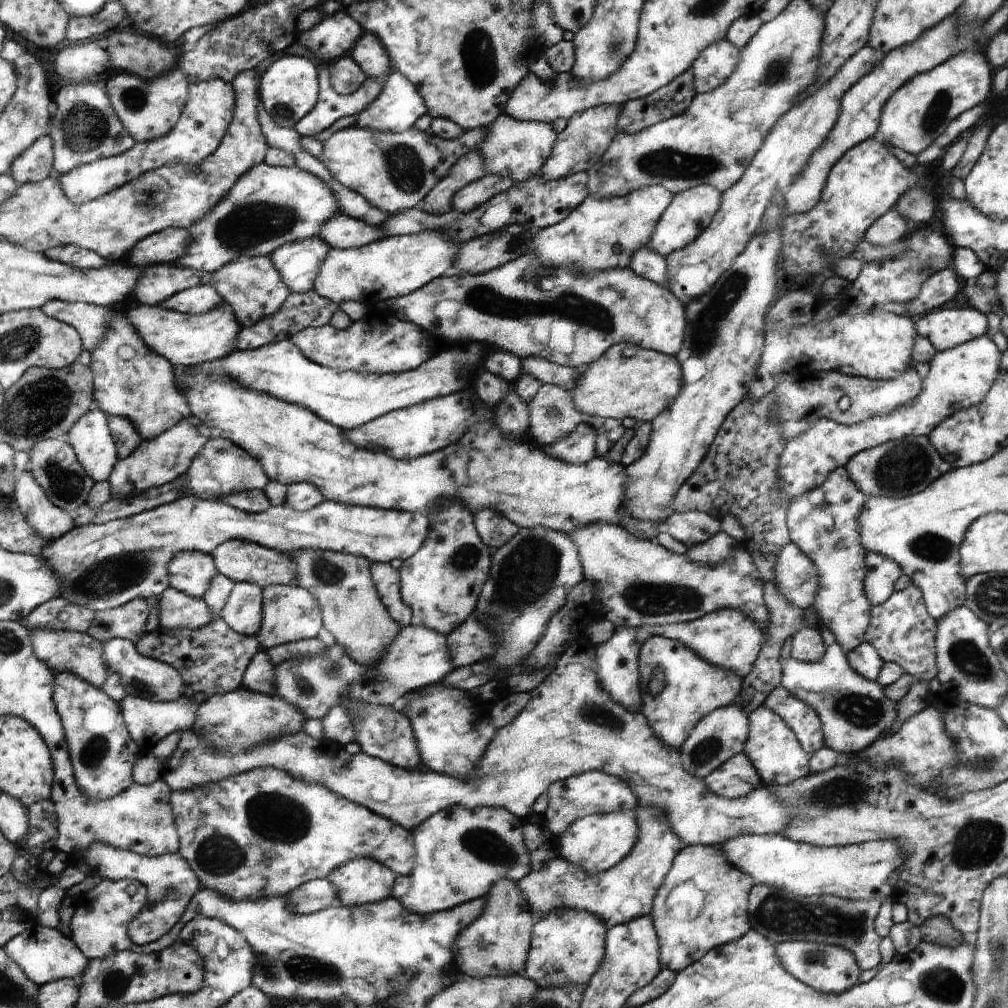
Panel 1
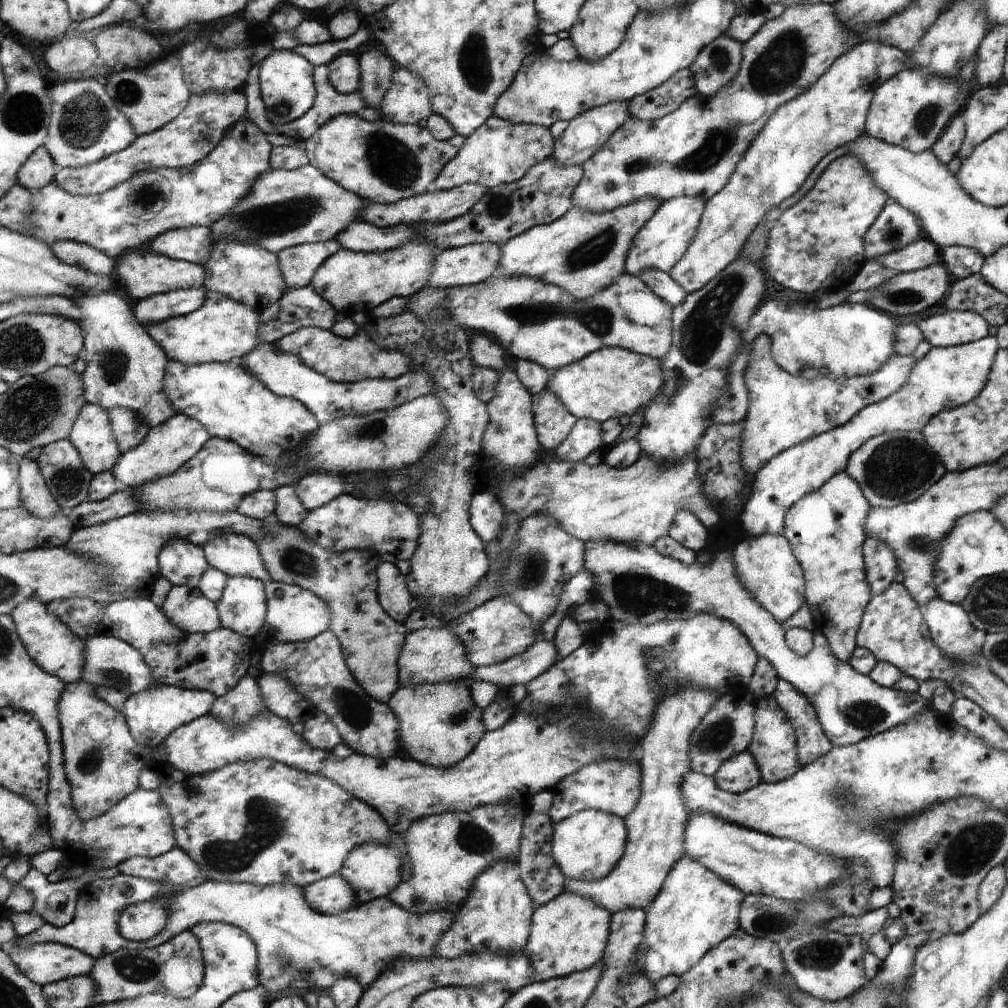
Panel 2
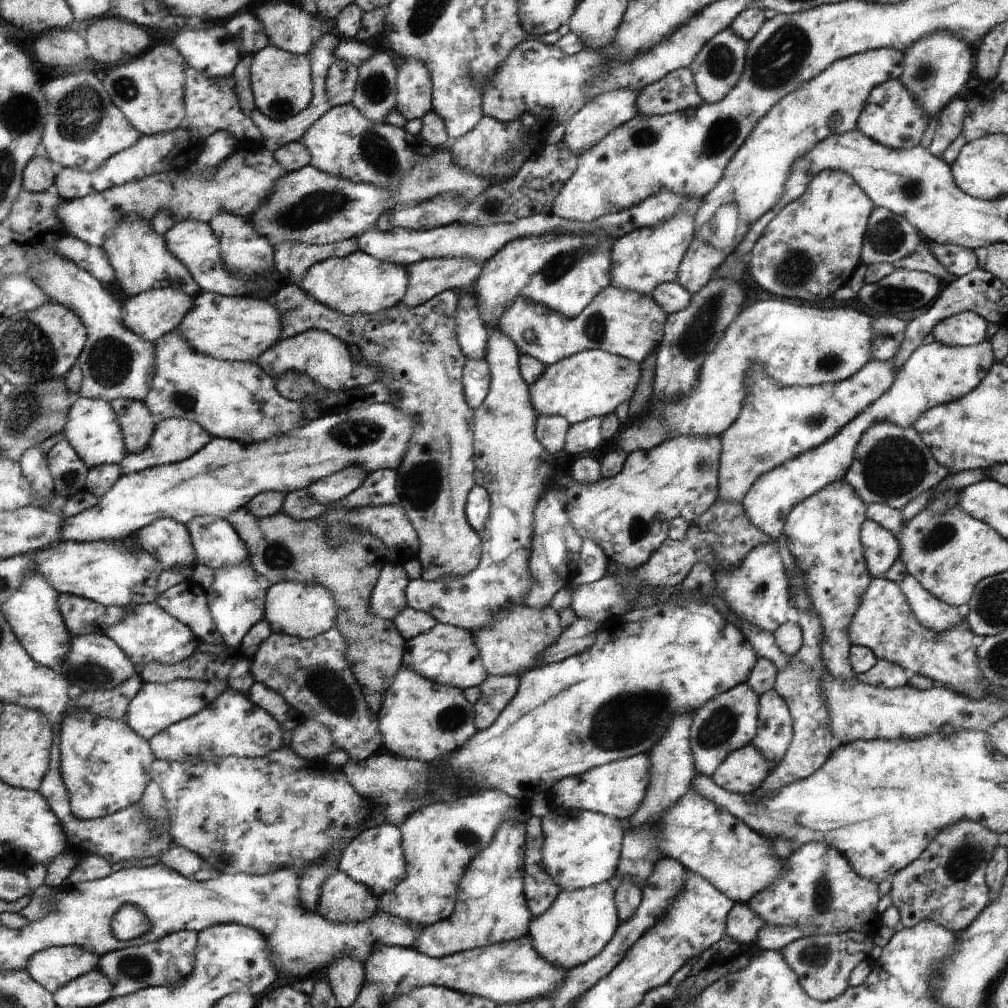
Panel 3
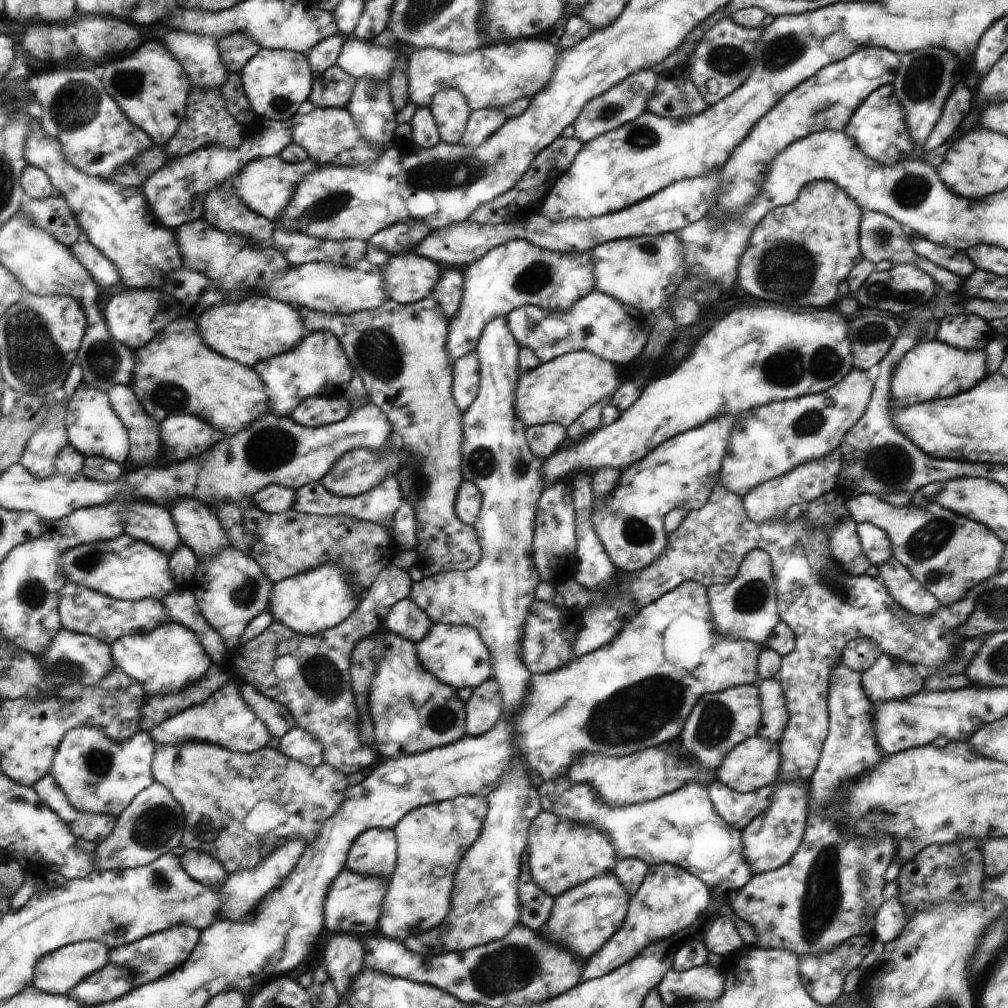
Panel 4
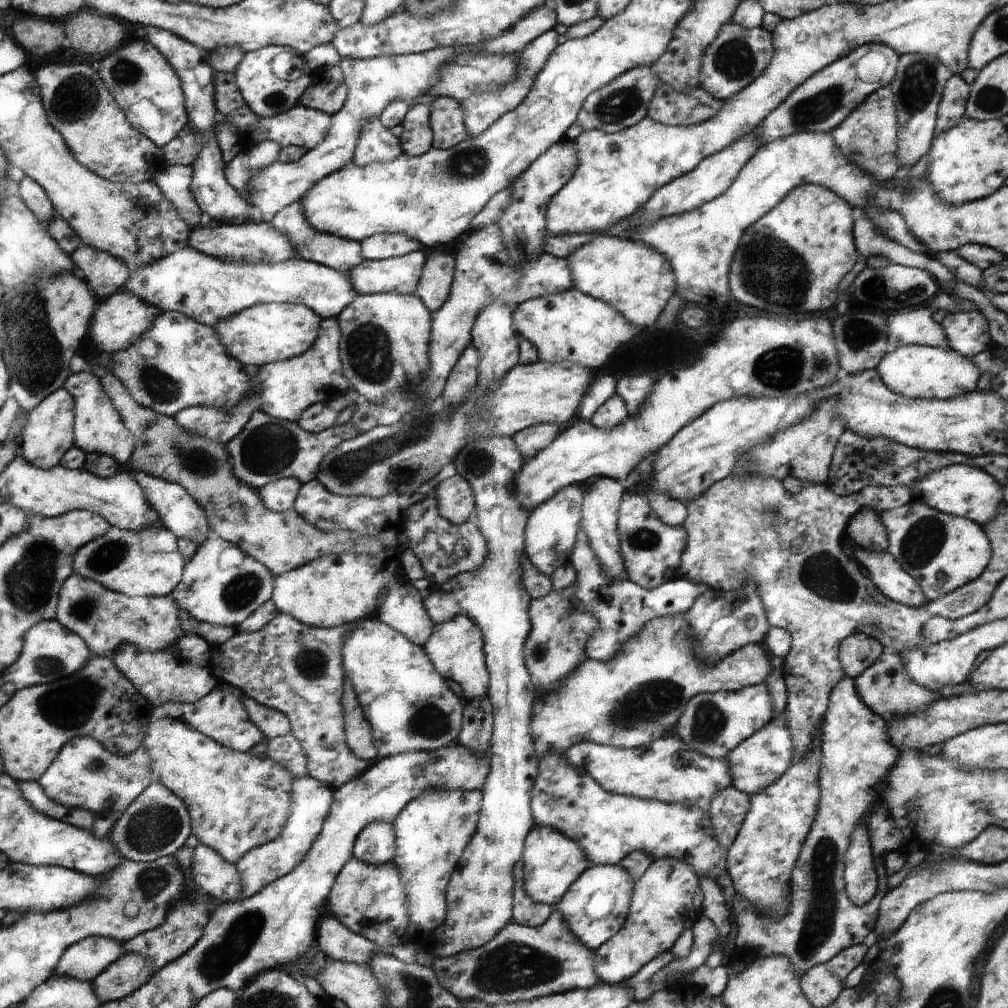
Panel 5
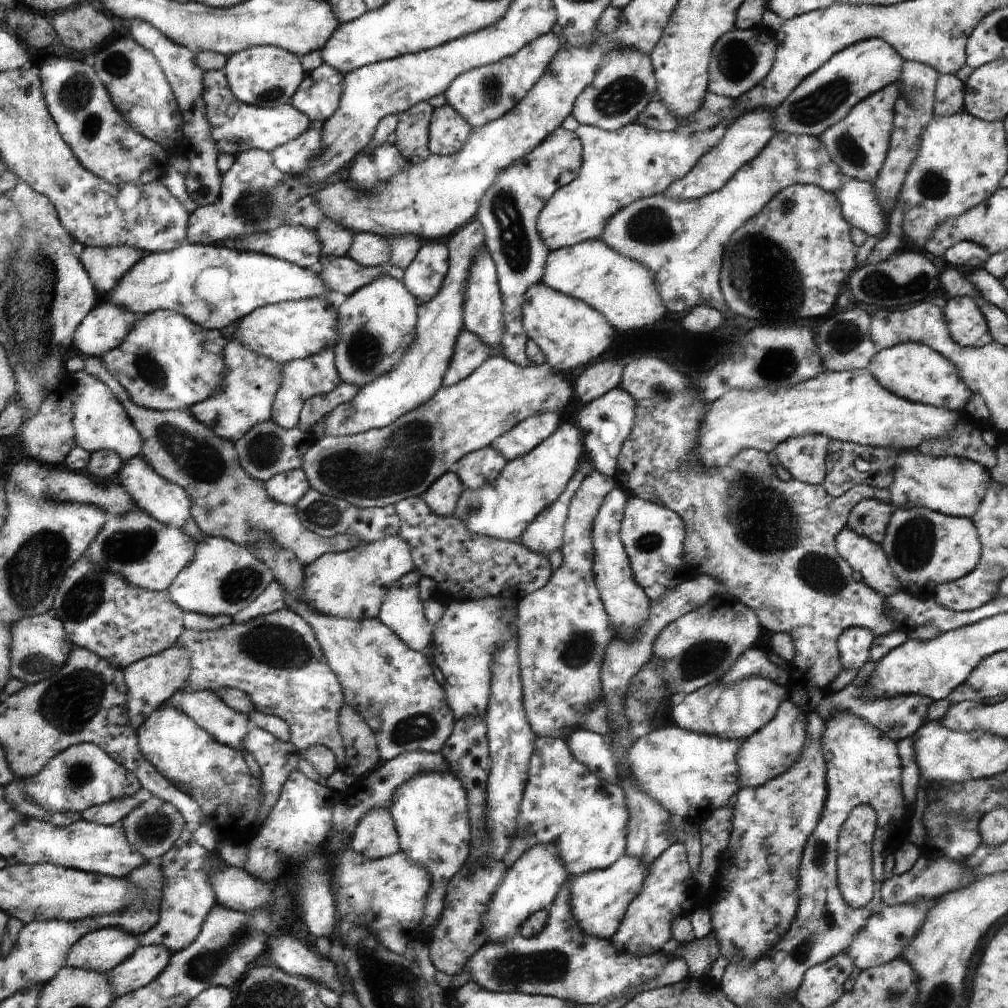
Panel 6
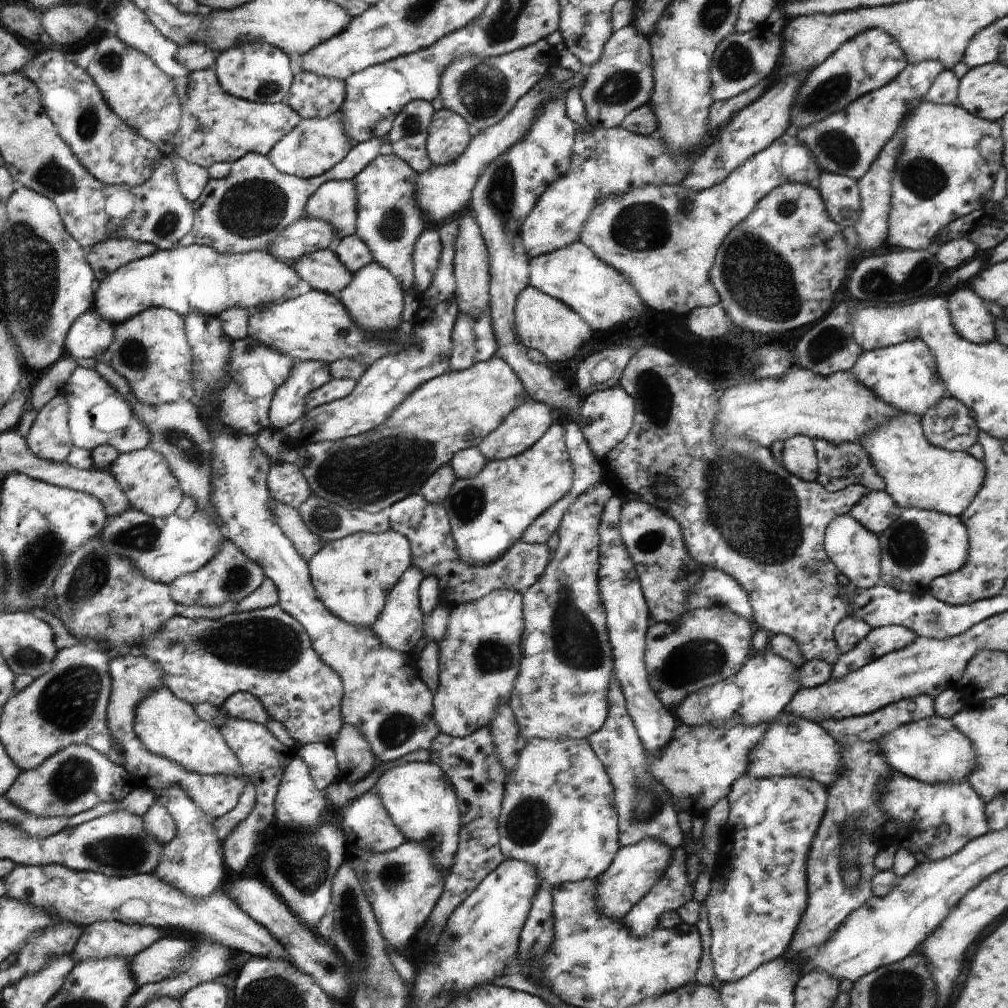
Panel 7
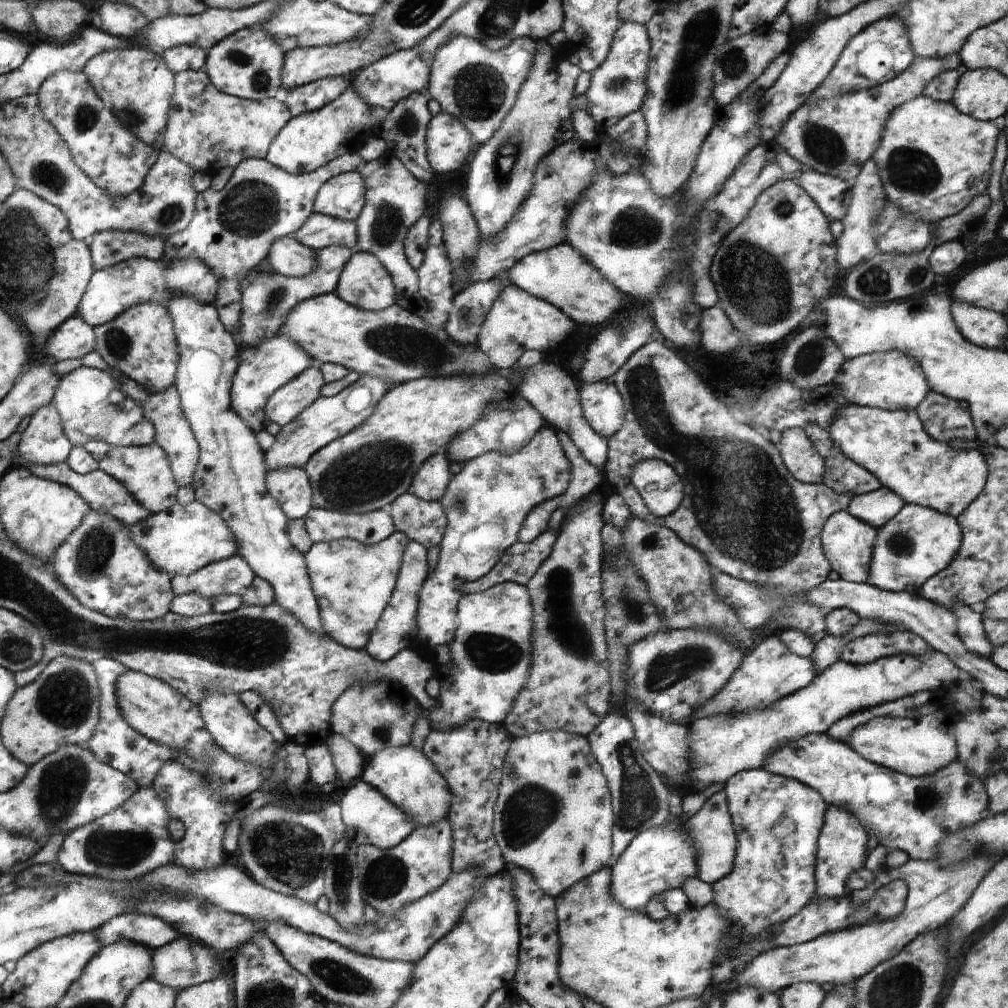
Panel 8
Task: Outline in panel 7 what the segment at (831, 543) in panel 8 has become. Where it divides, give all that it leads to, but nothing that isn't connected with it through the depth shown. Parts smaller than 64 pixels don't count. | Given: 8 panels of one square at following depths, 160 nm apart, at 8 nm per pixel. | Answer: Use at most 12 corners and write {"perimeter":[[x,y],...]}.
{"perimeter":[[850,514],[825,532],[826,552],[854,588],[882,584],[881,545]]}

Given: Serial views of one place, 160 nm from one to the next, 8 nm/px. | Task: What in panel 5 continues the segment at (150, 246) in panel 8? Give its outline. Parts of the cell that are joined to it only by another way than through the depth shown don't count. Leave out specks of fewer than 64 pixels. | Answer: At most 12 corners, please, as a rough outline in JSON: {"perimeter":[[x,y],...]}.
{"perimeter":[[84,243],[72,259],[103,300],[127,281],[126,262]]}

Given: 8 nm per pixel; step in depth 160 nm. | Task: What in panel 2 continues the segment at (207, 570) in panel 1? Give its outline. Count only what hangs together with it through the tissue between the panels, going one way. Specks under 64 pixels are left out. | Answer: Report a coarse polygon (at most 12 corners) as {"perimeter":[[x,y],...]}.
{"perimeter":[[170,539],[160,552],[160,576],[196,587],[209,567],[204,548]]}

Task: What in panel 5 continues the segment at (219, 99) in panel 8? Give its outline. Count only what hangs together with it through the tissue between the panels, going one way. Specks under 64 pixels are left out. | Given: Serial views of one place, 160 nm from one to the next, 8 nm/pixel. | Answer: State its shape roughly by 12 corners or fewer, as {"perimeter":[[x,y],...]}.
{"perimeter":[[218,72],[216,107],[242,148],[265,140],[313,149],[333,116],[298,104],[259,117],[234,73]]}

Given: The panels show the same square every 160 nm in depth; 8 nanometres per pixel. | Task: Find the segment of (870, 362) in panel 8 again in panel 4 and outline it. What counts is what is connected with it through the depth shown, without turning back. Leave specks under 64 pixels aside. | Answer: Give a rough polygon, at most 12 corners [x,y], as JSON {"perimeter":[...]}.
{"perimeter":[[922,341],[897,364],[893,406],[948,398],[988,375],[983,350]]}

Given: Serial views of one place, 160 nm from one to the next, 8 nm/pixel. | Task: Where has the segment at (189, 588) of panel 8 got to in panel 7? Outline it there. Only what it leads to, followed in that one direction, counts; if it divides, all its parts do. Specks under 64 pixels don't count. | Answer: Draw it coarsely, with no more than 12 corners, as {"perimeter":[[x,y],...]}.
{"perimeter":[[230,539],[170,585],[177,604],[239,603],[265,582]]}

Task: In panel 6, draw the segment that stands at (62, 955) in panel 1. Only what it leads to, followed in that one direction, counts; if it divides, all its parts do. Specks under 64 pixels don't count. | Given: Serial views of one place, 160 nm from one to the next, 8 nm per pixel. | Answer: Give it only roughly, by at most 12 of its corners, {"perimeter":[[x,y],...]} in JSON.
{"perimeter":[[116,927],[84,935],[64,967],[107,973],[140,946]]}

